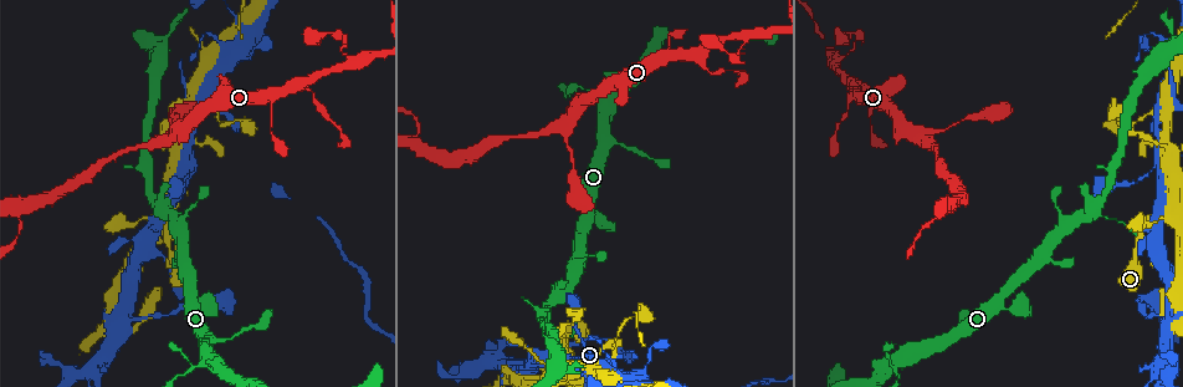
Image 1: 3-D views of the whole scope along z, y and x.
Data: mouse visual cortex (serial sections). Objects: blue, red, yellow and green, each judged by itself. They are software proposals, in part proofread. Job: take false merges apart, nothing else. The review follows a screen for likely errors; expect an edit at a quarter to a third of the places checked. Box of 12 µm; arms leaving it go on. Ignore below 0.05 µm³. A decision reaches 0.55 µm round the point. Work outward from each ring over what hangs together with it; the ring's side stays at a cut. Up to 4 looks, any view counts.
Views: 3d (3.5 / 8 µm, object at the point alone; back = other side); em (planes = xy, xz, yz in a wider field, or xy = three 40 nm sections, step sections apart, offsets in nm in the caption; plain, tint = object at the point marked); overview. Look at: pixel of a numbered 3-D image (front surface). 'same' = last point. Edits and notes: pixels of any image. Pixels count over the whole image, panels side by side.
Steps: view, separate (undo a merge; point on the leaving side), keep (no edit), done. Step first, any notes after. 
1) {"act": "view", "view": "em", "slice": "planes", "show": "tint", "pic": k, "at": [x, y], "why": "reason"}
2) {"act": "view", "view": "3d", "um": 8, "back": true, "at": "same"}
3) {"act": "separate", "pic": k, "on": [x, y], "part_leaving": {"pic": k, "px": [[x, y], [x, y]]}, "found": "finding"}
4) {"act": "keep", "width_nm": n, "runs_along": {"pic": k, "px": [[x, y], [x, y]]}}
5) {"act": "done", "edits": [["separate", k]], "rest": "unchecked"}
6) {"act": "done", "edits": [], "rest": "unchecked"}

{"act": "view", "view": "3d", "um": 3.5, "pic": 1, "at": [564, 341]}

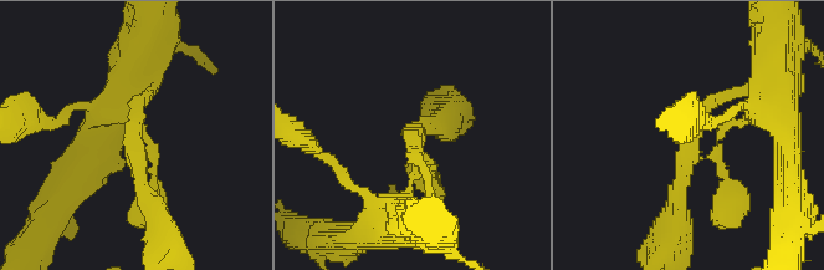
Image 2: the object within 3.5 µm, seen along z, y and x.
{"act": "view", "view": "em", "slice": "xy", "step": 1, "show": "tint", "pic": 2, "at": [413, 133]}

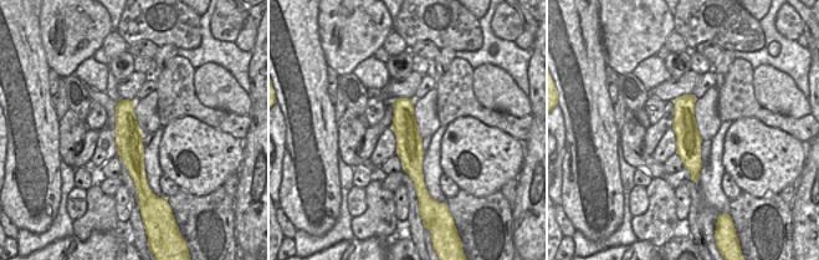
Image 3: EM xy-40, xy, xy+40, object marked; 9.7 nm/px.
{"act": "keep", "arms": 3, "runs_along": {"pic": 3, "px": [[400, 101], [411, 164], [420, 182]]}, "found": "all the same cell"}

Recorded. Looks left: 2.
{"act": "view", "view": "3d", "um": 3.5, "pic": 1, "at": [416, 142], "why": "abrupt turn"}

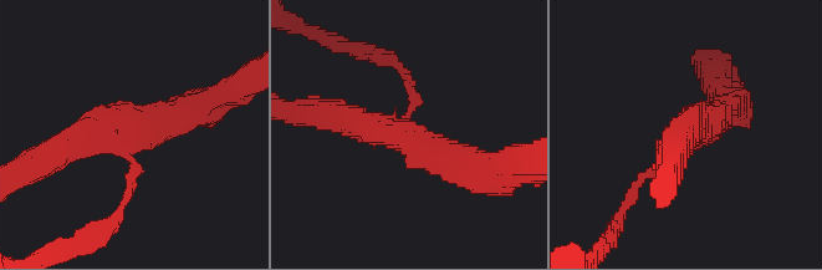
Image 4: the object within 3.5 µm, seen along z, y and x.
{"act": "view", "view": "em", "slice": "xy", "step": 3, "show": "tint", "pic": 4, "at": [132, 133]}

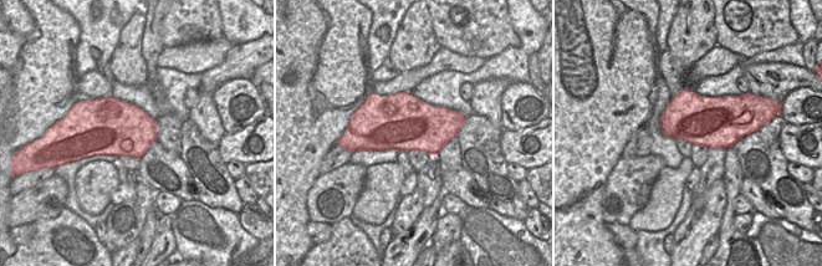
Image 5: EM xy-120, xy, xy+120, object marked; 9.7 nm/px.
{"act": "keep", "runs_along": {"pic": 4, "px": [[202, 105], [95, 131], [82, 158]]}, "found": "continuous, no second cell"}

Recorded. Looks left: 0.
{"act": "done", "edits": [], "rest": "unchecked"}

